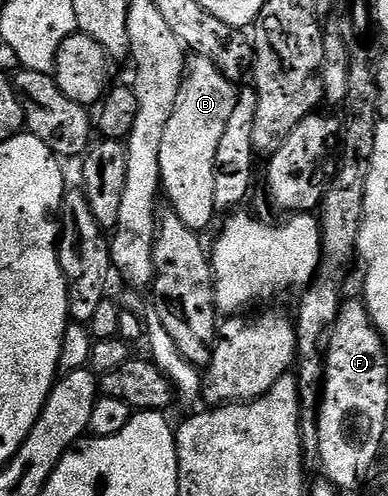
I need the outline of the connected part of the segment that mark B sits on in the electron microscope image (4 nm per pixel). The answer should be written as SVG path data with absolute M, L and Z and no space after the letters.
M191 54L185 60L184 81L179 89L175 111L170 117L170 123L162 137L162 148L159 153L160 181L165 198L172 201L171 206L182 223L197 233L203 232L203 227L216 217L214 205L214 161L217 159L219 142L226 129L226 121L237 104L238 91L233 80L213 65L212 62L200 55Z

